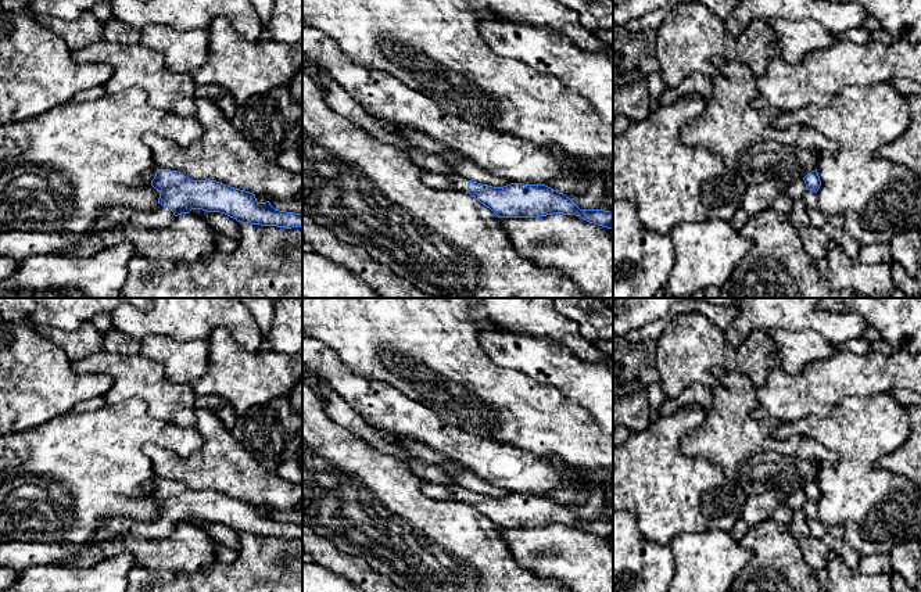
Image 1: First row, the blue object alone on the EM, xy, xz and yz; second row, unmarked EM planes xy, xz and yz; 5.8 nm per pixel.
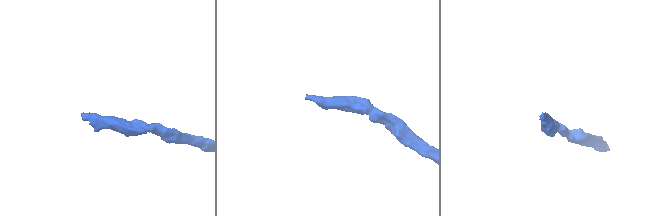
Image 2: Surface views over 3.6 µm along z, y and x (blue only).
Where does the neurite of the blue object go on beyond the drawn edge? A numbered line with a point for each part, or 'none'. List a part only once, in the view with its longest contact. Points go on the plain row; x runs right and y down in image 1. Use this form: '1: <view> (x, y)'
1: xy (20, 556)

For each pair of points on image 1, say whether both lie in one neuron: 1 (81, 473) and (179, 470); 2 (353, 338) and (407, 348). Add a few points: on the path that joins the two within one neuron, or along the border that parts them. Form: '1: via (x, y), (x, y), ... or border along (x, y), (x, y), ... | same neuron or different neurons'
1: border along (151, 463), (153, 472), (158, 479) | different neurons
2: via (366, 338), (393, 338) | same neuron

